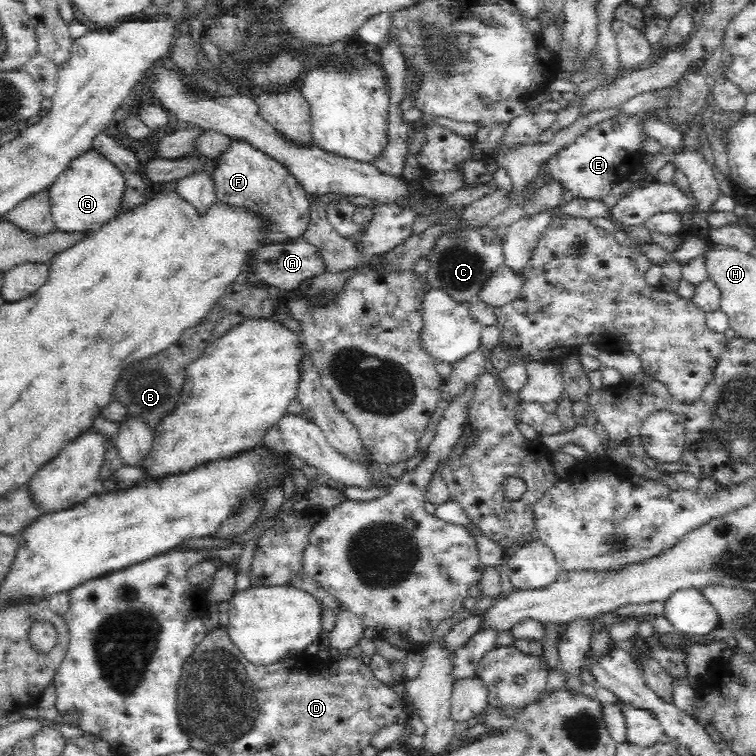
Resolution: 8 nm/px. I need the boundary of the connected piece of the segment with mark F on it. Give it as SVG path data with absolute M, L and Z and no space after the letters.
M232 138L215 160L211 170L215 193L220 201L230 205L246 205L260 215L270 217L272 226L266 228L266 244L283 243L298 238L308 228L311 201L304 187L278 159L254 147L244 139Z

